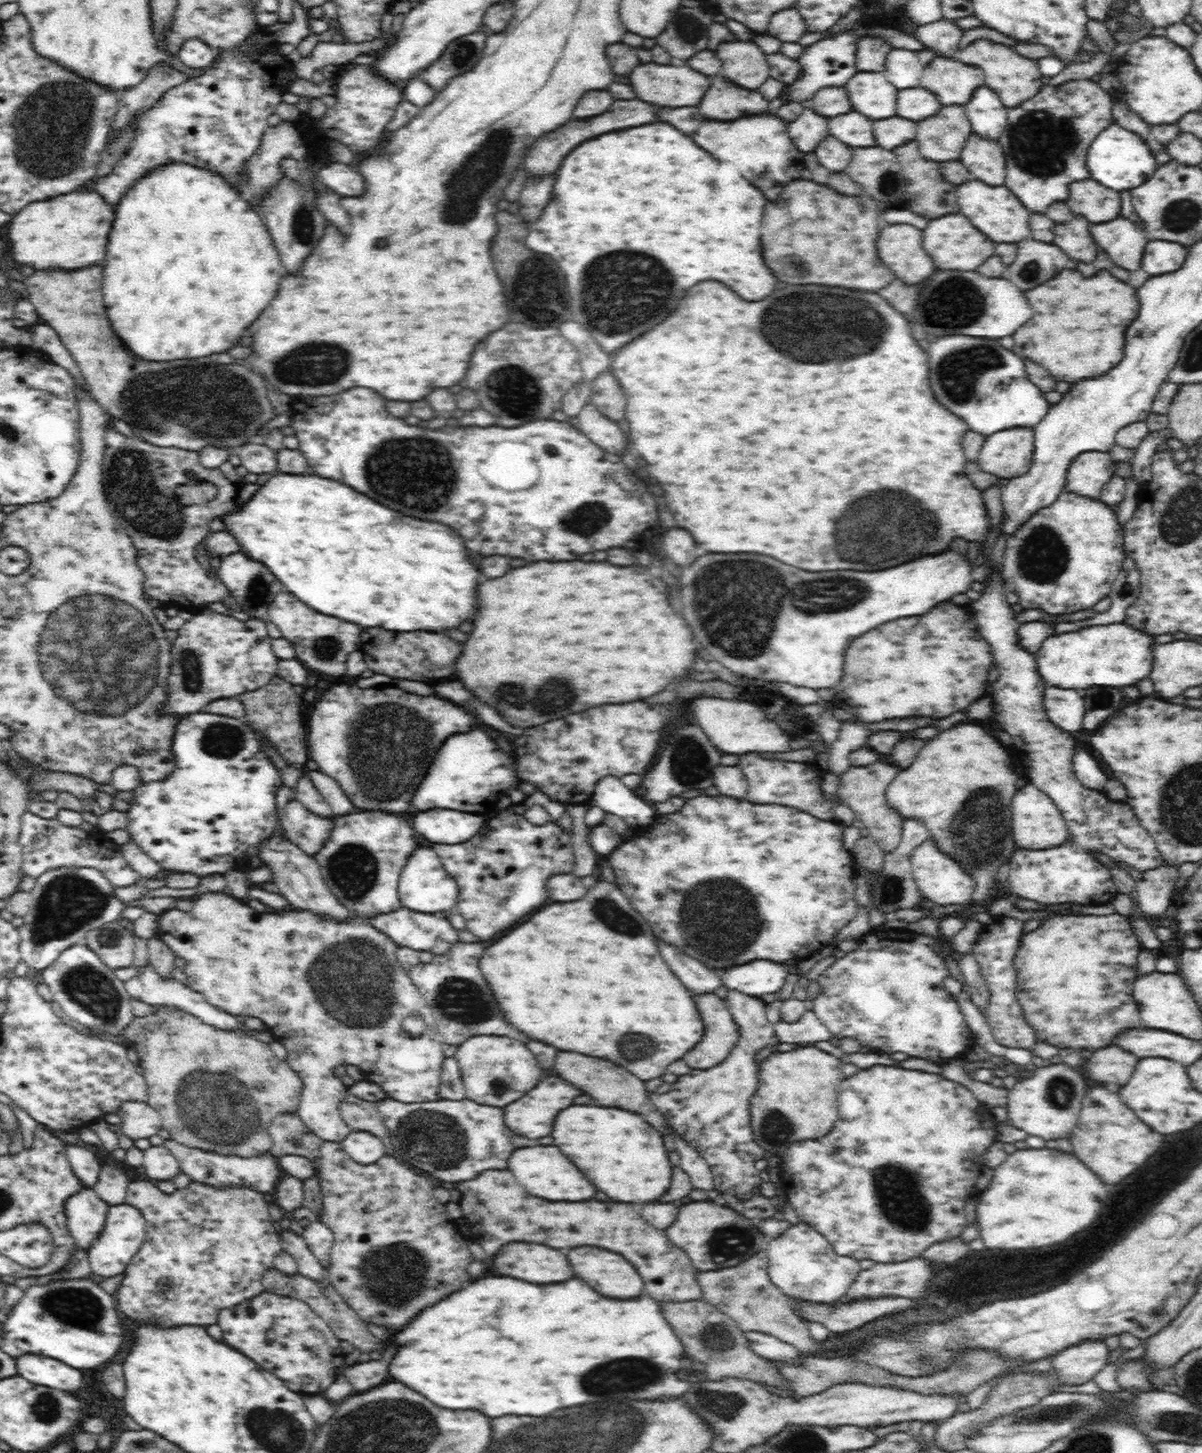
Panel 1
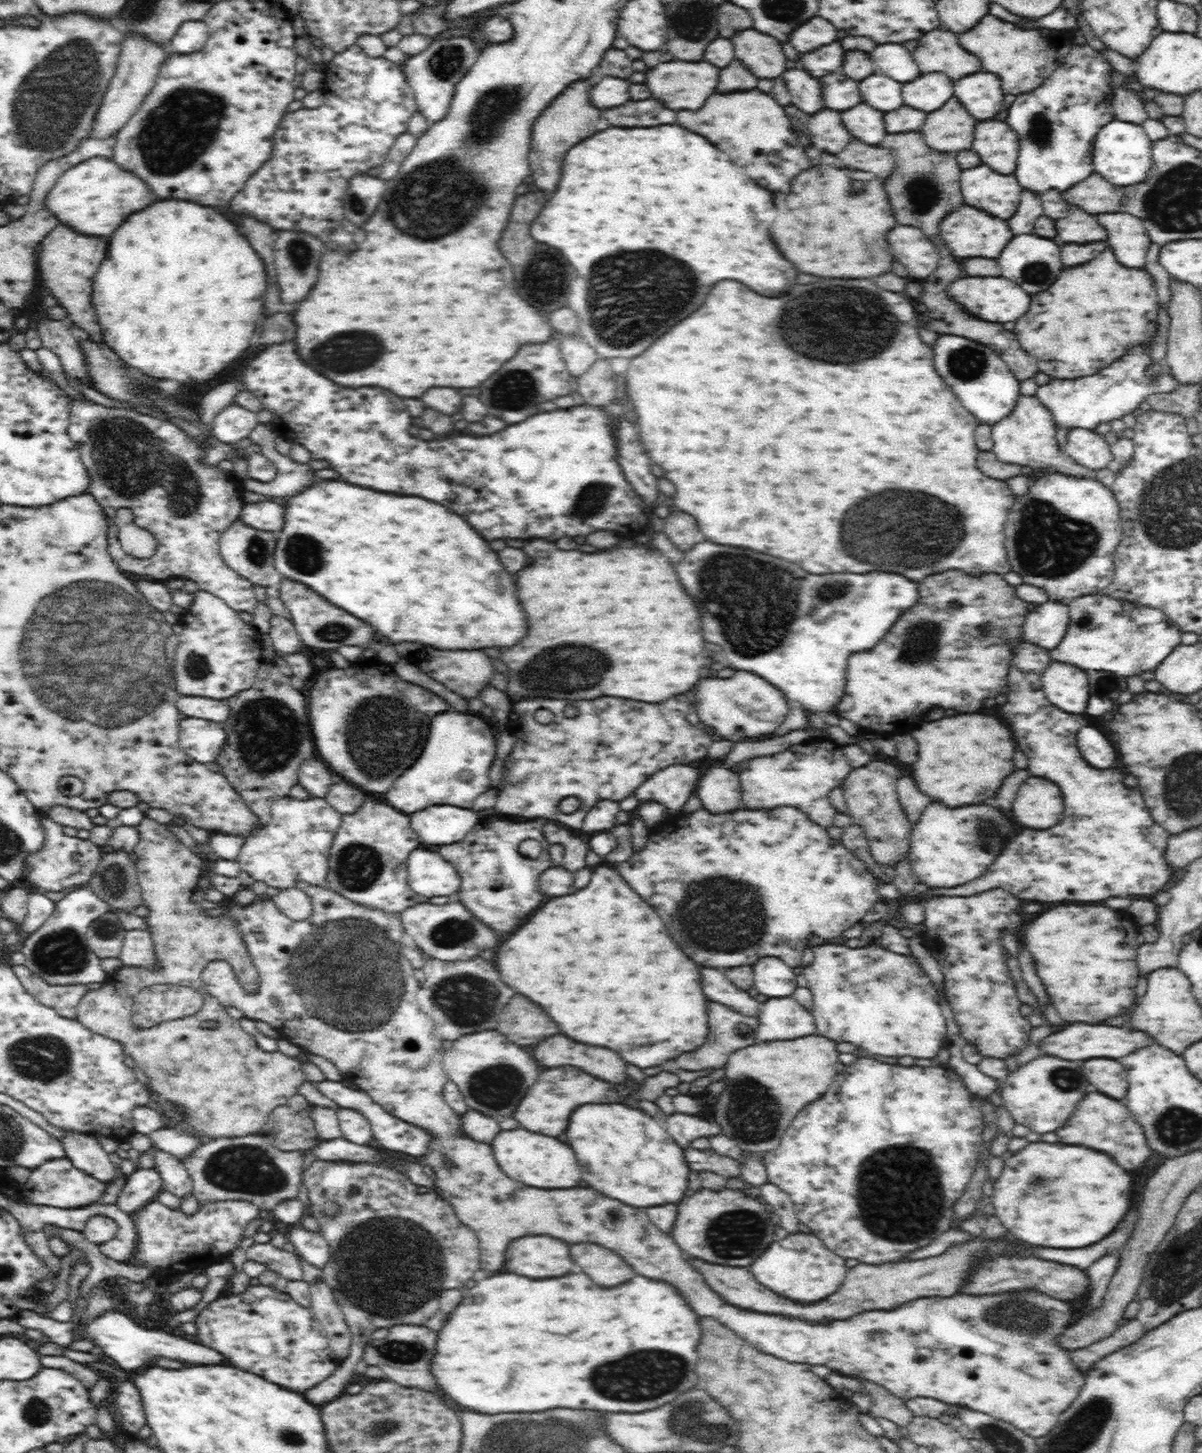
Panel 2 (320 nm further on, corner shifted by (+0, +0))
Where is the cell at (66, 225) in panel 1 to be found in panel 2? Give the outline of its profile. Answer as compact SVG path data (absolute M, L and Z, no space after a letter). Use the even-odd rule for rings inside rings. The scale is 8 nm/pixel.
M95 156L62 173L54 188L43 198L43 208L57 221L64 222L78 233L108 236L118 229L131 213L138 212L158 197L152 194L142 179L122 170L111 158Z

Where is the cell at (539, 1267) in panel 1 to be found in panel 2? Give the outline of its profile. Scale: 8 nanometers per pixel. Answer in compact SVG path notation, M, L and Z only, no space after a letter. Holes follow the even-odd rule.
M524 1236L522 1240L514 1240L508 1244L506 1270L518 1272L518 1274L530 1276L530 1278L542 1278L542 1276L564 1276L564 1274L576 1272L578 1268L570 1258L568 1244L564 1244L562 1240L548 1238L548 1236Z

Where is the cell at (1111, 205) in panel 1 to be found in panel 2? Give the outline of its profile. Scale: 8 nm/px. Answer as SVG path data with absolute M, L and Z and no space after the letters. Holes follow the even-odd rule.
M1096 172L1082 180L1080 184L1074 184L1070 192L1062 192L1062 196L1070 202L1080 206L1088 214L1102 214L1102 212L1118 212L1122 206L1122 194L1116 186L1102 180Z

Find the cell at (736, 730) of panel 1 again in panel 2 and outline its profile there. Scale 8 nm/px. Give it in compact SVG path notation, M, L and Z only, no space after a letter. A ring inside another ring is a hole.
M738 672L732 678L702 678L696 690L696 712L700 720L714 728L712 732L732 743L756 736L774 733L790 713L792 703L784 698L783 692L760 676L750 676L750 672Z

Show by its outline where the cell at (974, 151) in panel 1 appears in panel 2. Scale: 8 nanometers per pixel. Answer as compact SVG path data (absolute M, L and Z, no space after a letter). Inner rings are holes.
M990 120L978 124L974 132L975 154L981 163L988 164L1000 174L1014 174L1018 158L1018 138L1005 121Z

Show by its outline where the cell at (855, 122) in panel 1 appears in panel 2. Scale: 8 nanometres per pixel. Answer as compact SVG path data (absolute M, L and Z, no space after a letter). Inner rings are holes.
M858 104L842 112L842 122L848 130L866 144L878 144L888 132L884 130L884 114L874 112L868 104Z

